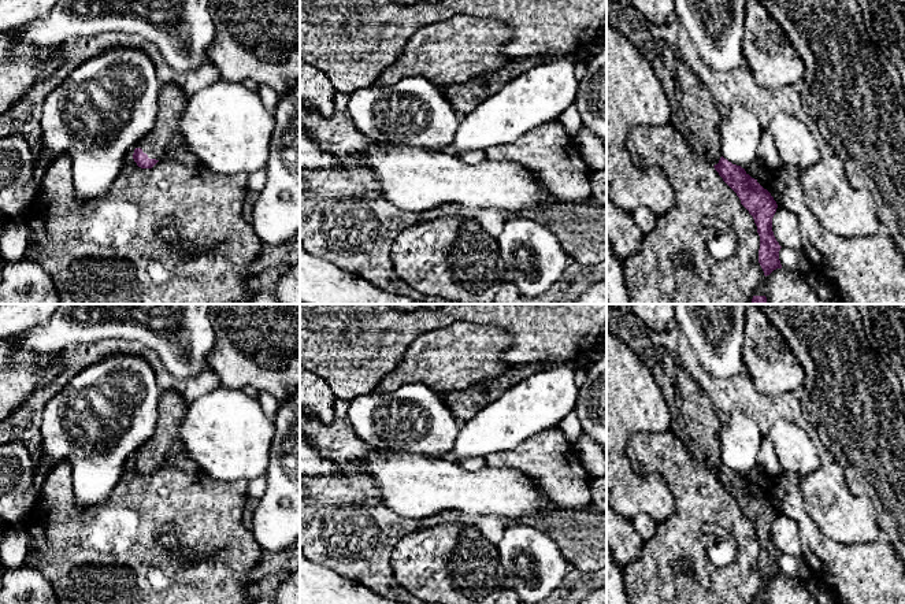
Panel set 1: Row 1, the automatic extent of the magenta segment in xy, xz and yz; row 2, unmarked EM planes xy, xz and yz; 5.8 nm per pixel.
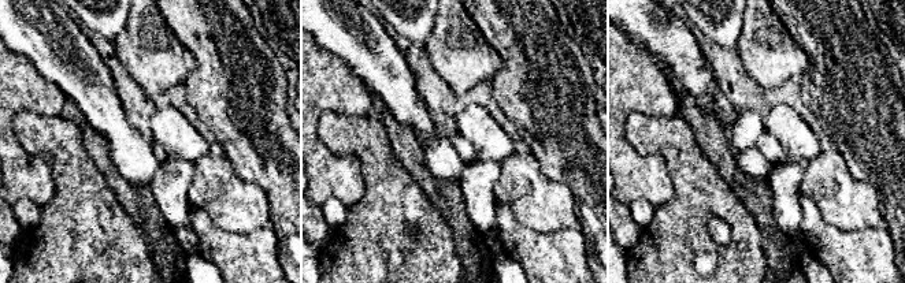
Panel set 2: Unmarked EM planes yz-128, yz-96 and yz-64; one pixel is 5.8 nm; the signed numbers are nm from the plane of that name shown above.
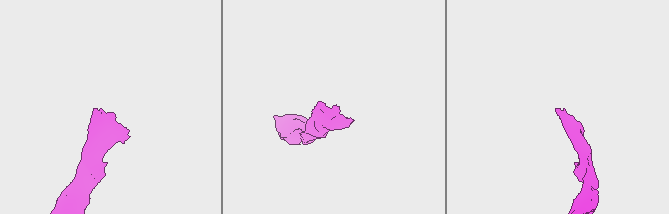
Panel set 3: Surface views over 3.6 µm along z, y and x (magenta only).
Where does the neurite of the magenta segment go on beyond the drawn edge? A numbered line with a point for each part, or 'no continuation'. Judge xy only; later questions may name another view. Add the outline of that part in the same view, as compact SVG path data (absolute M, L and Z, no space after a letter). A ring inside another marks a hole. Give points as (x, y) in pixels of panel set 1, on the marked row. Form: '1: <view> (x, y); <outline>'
1: xy (164, 140); M168 84L160 89L157 97L157 116L151 131L136 145L149 159L174 159L186 166L199 164L199 158L190 152L181 136L181 115L188 96L181 85Z

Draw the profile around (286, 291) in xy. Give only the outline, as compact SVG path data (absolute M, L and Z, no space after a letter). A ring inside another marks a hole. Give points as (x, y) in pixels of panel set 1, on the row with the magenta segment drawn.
M300 260L281 275L274 299L277 304L300 304Z

